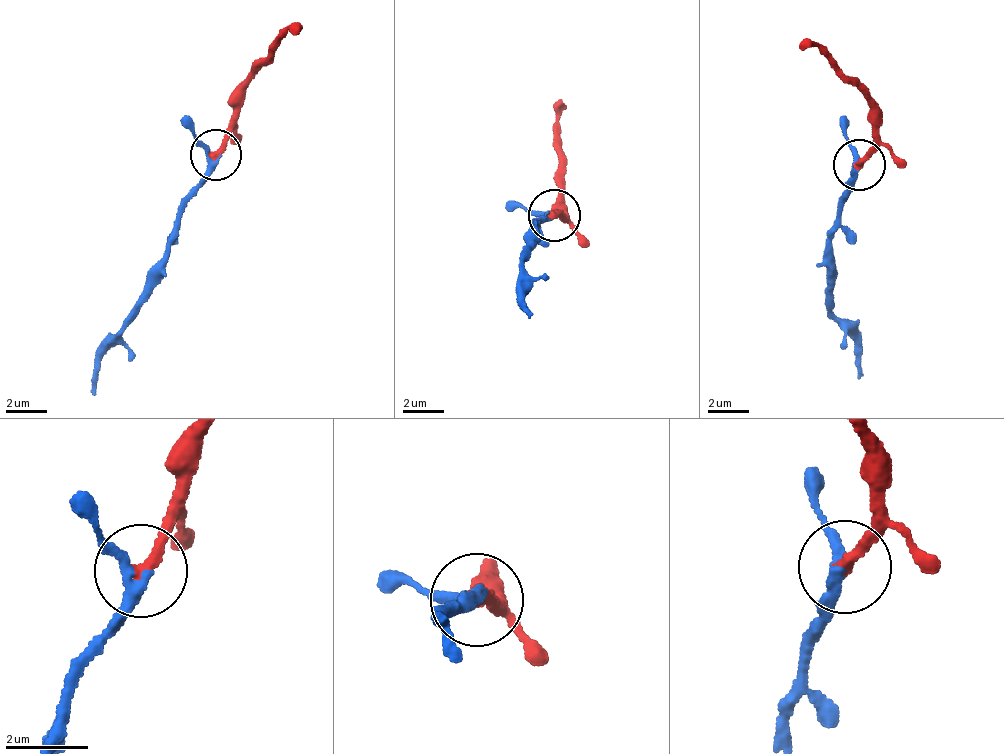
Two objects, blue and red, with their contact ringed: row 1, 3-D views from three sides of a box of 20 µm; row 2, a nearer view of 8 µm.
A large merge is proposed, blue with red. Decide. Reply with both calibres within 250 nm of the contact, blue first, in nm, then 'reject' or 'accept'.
calibres 240 and 300 nm; accept

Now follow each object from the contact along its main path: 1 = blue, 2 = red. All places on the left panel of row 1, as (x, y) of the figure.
1: (217, 153), (167, 250), (146, 300), (99, 359), (90, 393)
2: (217, 153), (228, 130), (241, 81), (298, 26)

